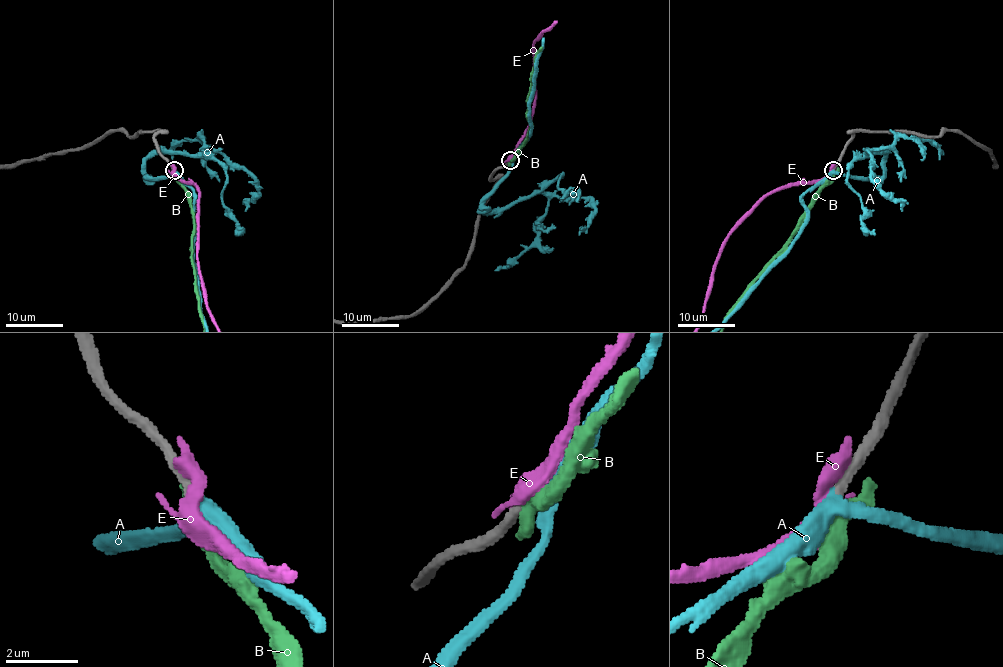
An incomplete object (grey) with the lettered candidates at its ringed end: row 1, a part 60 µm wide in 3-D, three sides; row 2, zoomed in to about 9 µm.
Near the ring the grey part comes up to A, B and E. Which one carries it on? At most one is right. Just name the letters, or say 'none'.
A

